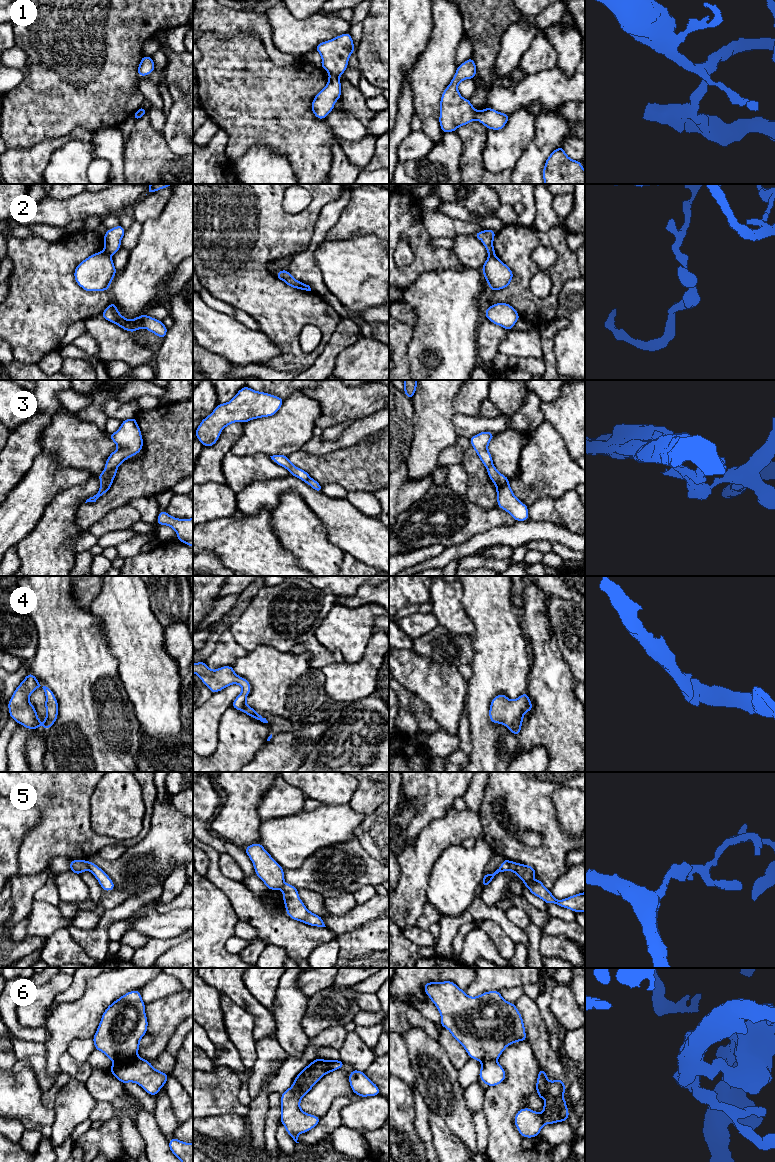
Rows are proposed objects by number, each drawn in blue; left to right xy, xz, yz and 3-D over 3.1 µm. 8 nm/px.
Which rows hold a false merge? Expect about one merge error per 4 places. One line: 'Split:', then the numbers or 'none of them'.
Split: 1, 2, 3, 5

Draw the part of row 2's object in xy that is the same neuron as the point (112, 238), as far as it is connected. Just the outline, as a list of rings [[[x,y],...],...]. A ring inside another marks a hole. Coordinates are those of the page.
[[[121,225],[107,230],[103,238],[105,244],[103,252],[109,255],[115,254],[121,248],[120,243],[125,232],[126,230]]]

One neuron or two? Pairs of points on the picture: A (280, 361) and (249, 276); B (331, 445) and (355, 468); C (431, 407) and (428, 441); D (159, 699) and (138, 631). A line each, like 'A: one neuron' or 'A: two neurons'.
A: one neuron
B: two neurons
C: one neuron
D: one neuron

